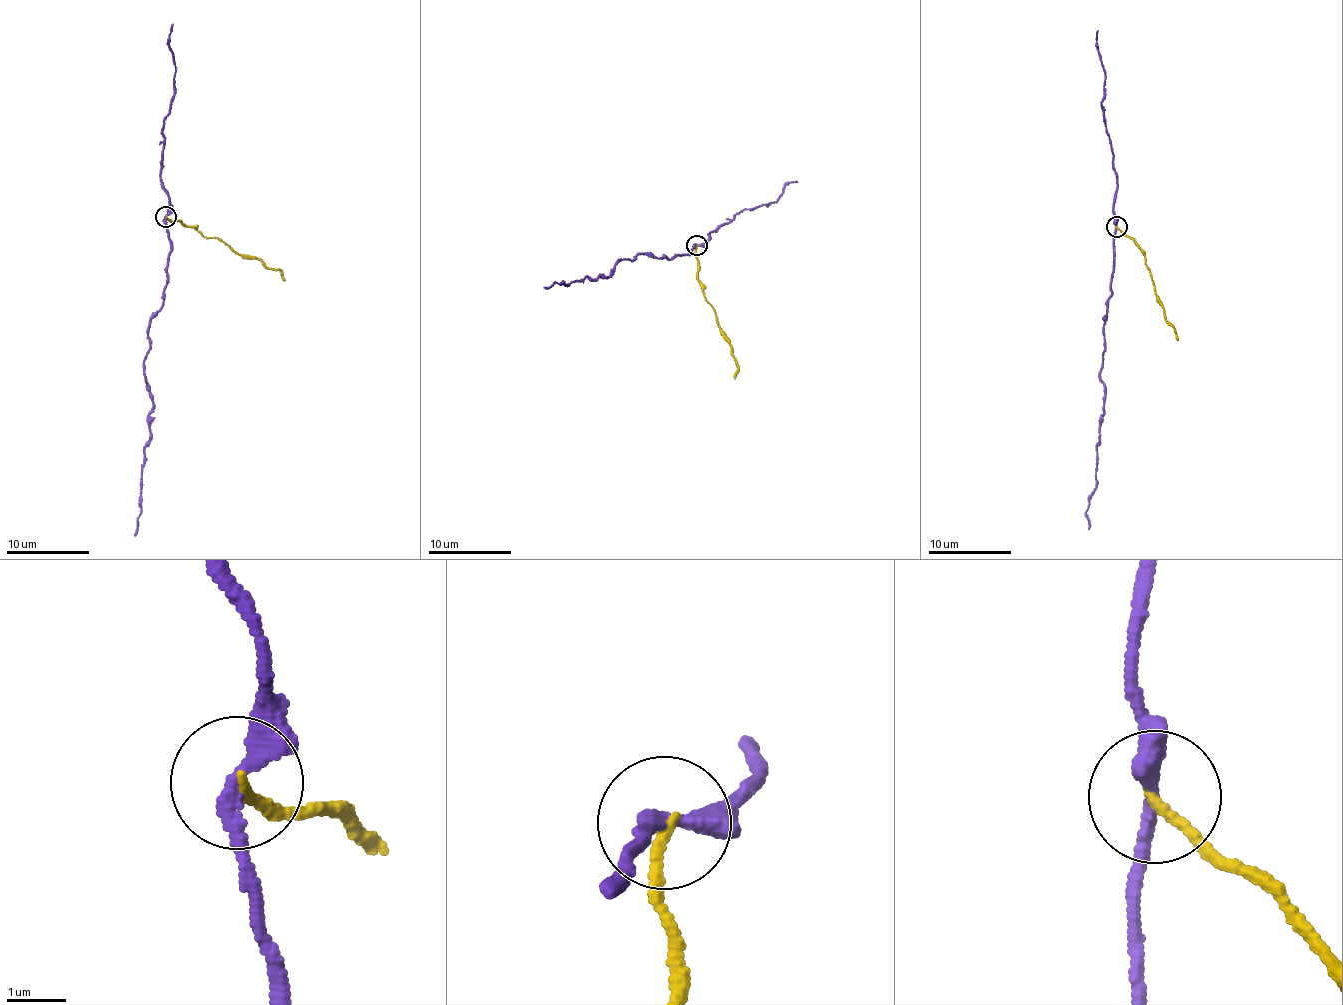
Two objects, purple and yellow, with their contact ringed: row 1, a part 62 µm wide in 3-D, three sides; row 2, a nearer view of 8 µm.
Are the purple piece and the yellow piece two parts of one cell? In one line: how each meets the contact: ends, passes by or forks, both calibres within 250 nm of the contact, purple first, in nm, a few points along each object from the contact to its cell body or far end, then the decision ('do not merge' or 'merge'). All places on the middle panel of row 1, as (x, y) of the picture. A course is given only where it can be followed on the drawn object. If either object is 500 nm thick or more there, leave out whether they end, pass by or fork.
purple passes by | yellow ends | 260/170 nm | purple via (697, 246), (672, 259), (657, 259), (645, 253), (630, 260), (622, 258), (606, 277), (544, 287) | yellow via (697, 246), (698, 280), (727, 337), (737, 369), (734, 378) | do not merge

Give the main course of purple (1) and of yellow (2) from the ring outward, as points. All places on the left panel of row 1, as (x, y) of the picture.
1: (166, 217), (168, 283), (162, 309), (151, 321), (143, 361), (152, 412), (134, 536)
2: (166, 217), (187, 224), (240, 254), (250, 255), (280, 271), (284, 280)

